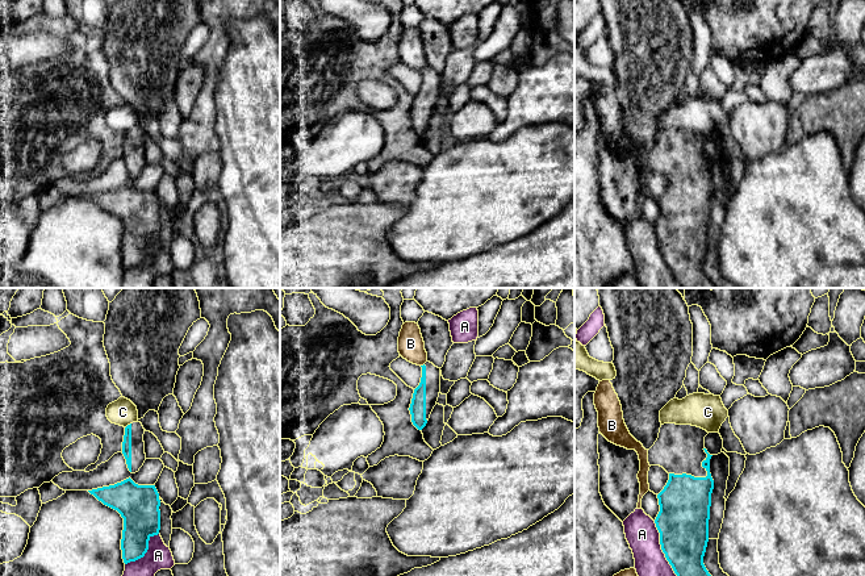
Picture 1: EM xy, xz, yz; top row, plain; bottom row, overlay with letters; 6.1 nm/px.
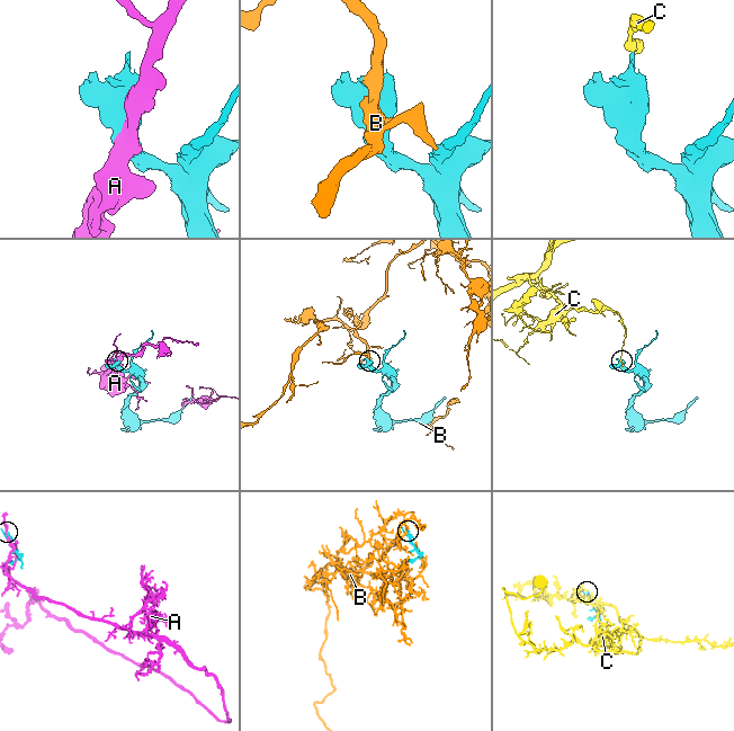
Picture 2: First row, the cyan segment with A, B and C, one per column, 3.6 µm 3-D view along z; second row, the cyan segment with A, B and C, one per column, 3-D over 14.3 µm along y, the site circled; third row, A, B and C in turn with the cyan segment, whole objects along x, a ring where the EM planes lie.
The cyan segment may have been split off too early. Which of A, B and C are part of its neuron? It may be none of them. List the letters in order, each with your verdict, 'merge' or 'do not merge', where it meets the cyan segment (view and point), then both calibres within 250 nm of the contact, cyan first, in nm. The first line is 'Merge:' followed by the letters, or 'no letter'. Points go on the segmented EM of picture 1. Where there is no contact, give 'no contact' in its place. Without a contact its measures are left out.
Merge: no letter
A: do not merge | yz (661, 549) | 320/200 nm
B: do not merge | xz (423, 364) | 100/160 nm
C: do not merge | xy (128, 425) | 60/160 nm

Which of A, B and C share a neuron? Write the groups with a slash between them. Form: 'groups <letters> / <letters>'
groups A / B / C

